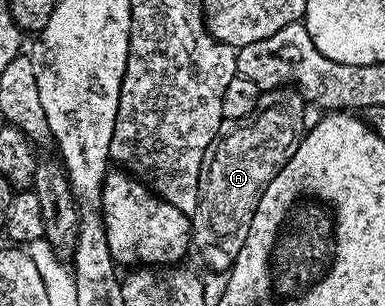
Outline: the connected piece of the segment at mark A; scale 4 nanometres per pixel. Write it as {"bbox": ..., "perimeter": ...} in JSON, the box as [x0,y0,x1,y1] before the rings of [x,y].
{"bbox":[192,90,304,272],"perimeter":[[[296,90],[289,91],[284,93],[271,108],[263,107],[253,118],[223,127],[218,137],[206,148],[198,179],[198,201],[192,217],[192,244],[196,252],[198,248],[201,258],[209,265],[211,271],[226,272],[234,264],[244,246],[244,238],[248,238],[252,218],[267,186],[285,168],[289,158],[298,149],[298,143],[304,135],[304,127],[302,128],[304,101]]]}

